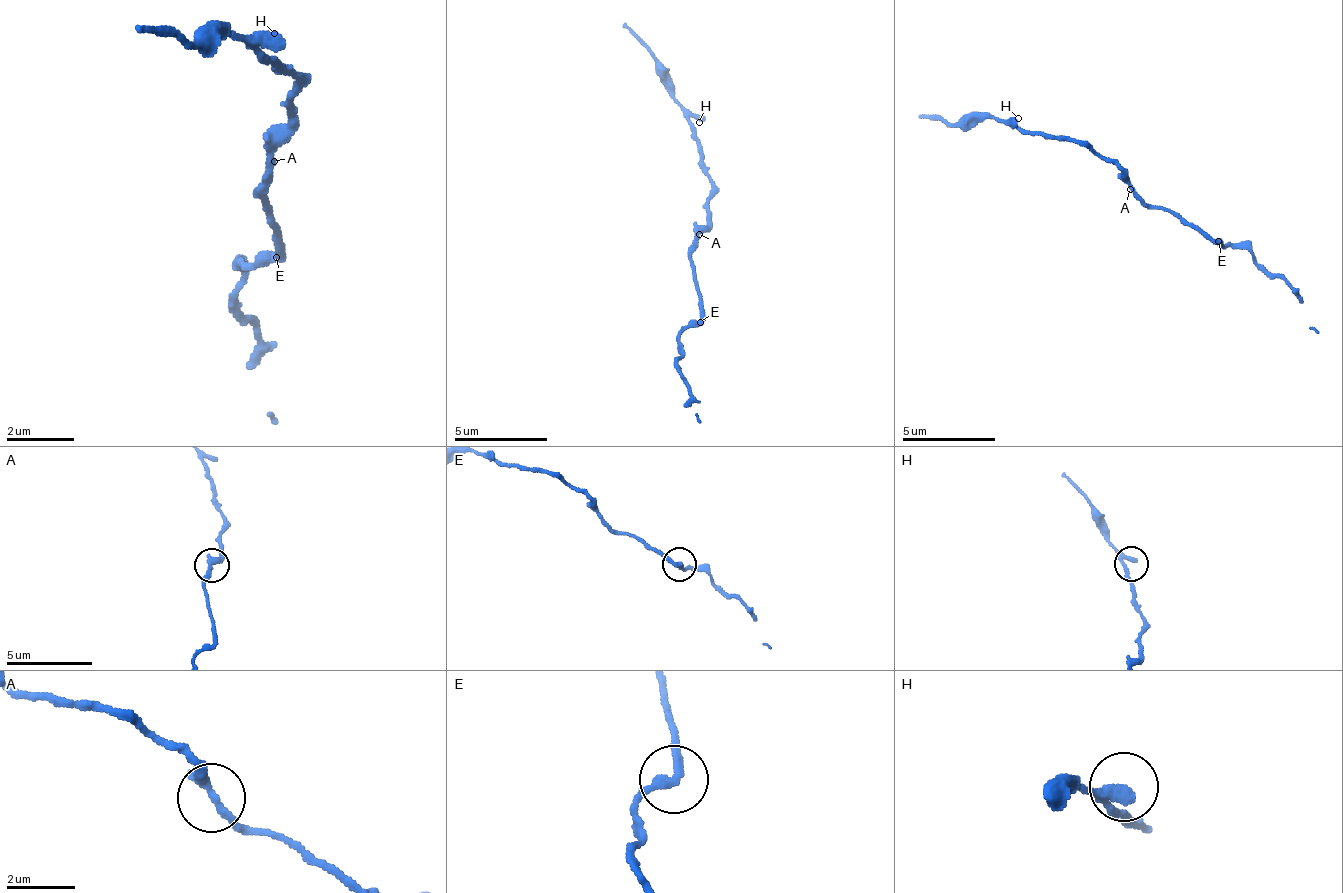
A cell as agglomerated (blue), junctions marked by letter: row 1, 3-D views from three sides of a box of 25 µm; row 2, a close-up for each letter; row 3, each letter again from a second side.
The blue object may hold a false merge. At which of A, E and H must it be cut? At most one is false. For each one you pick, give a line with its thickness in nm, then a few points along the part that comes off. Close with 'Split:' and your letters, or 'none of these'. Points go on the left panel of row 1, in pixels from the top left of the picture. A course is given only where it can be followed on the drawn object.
Split: none of these

